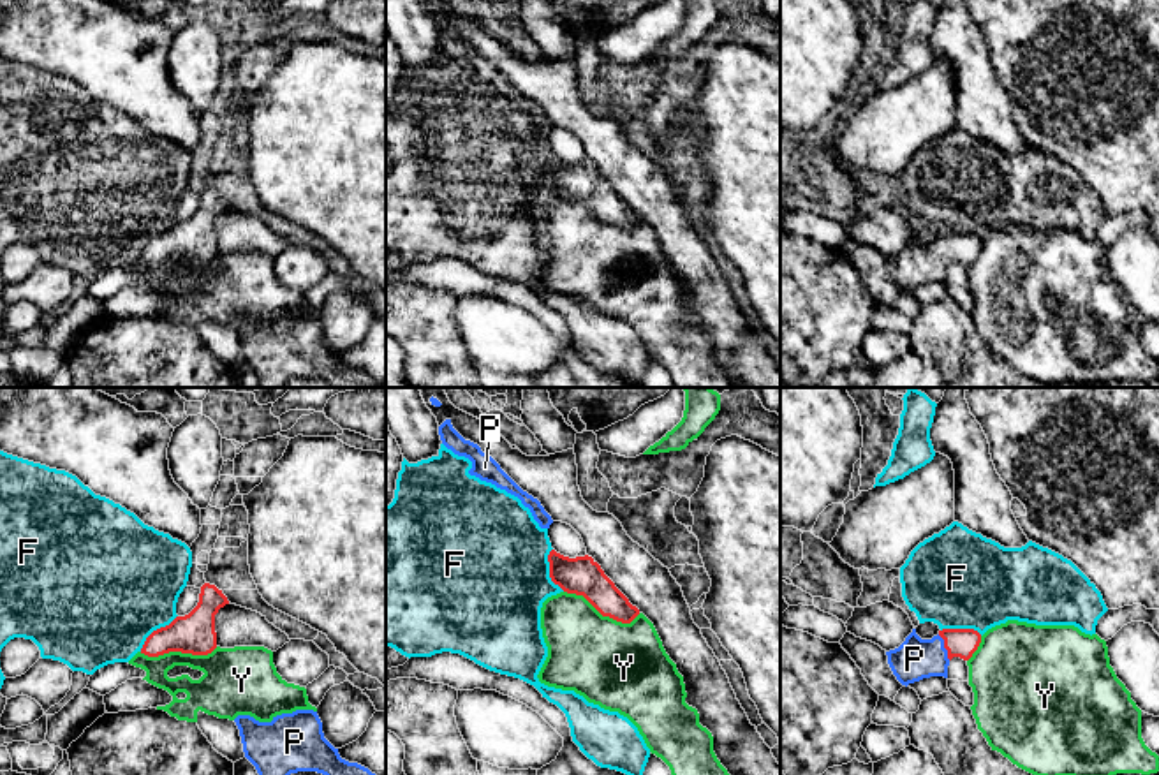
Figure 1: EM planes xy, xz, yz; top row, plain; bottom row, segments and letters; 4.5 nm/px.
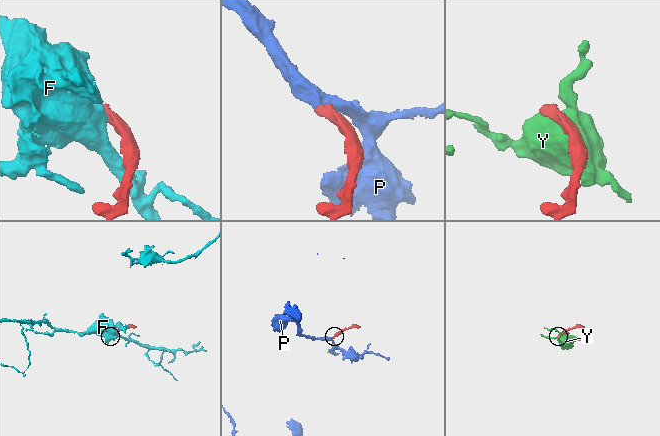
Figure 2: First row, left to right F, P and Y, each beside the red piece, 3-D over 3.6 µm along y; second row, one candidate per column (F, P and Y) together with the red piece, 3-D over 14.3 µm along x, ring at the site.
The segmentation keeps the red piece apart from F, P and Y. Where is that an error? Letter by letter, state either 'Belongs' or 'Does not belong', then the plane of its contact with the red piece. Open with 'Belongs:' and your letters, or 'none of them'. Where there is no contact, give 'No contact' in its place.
Belongs: P
F: Does not belong. Touches red in xy
P: Belongs. Touches red in yz
Y: Does not belong. Touches red in xy

